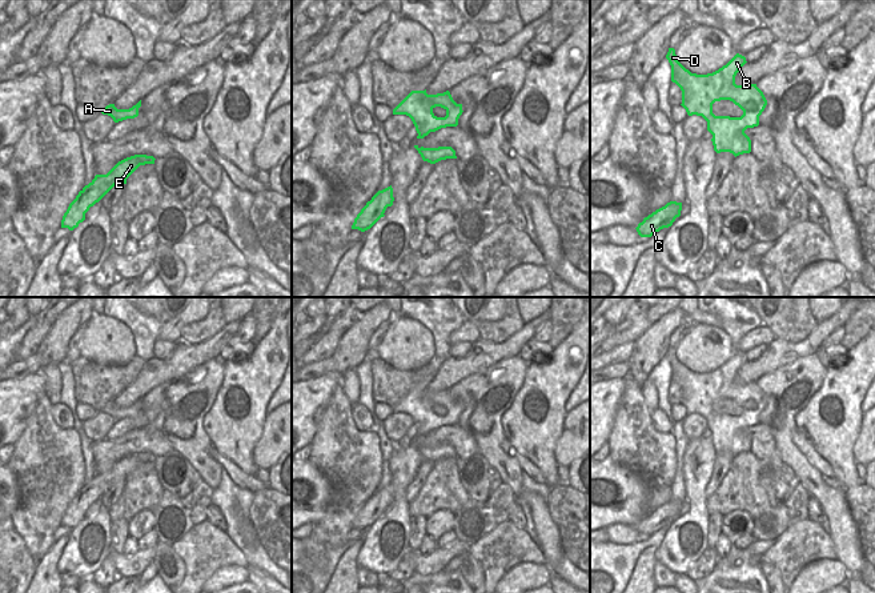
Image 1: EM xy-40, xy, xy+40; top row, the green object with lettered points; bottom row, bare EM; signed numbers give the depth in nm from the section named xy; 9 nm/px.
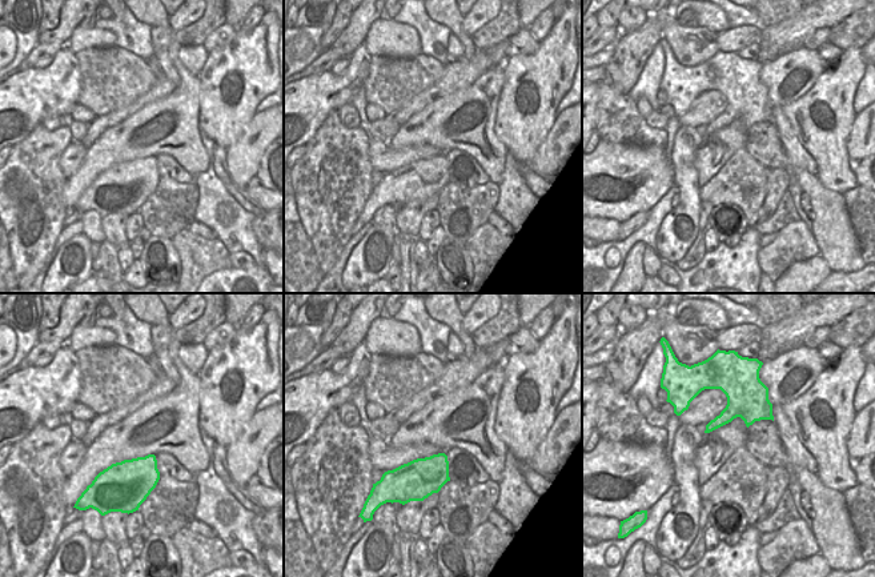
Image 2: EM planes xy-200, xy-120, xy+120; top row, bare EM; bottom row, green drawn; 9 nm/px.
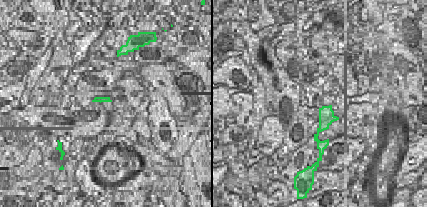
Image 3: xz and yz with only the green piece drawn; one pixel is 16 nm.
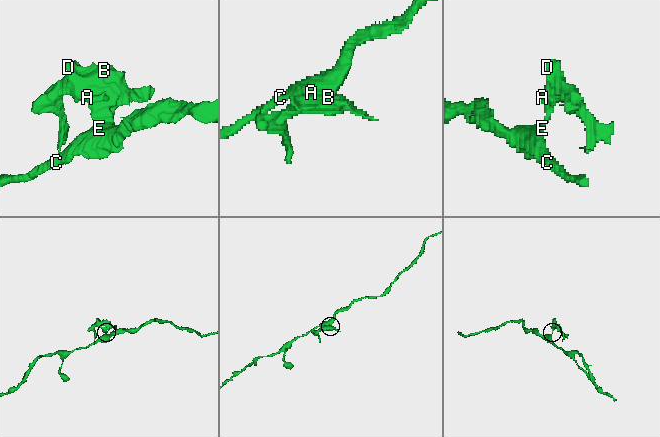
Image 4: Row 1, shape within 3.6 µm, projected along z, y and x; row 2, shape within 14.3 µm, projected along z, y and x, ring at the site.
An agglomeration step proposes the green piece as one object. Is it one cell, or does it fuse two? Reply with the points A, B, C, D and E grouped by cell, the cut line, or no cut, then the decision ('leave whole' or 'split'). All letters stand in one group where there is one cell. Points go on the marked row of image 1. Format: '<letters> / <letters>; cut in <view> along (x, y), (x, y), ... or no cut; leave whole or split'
A B D / C E; cut in xy-40 along (133, 156), (147, 156); split

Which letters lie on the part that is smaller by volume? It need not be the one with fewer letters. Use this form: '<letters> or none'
A, B, D

